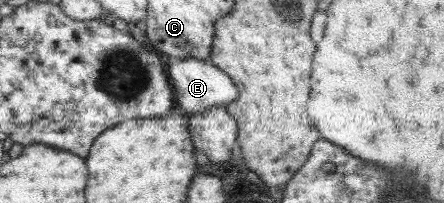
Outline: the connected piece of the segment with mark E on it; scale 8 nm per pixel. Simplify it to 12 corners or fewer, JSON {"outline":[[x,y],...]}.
{"outline":[[168,61],[166,73],[186,113],[227,107],[235,80],[211,62]]}

